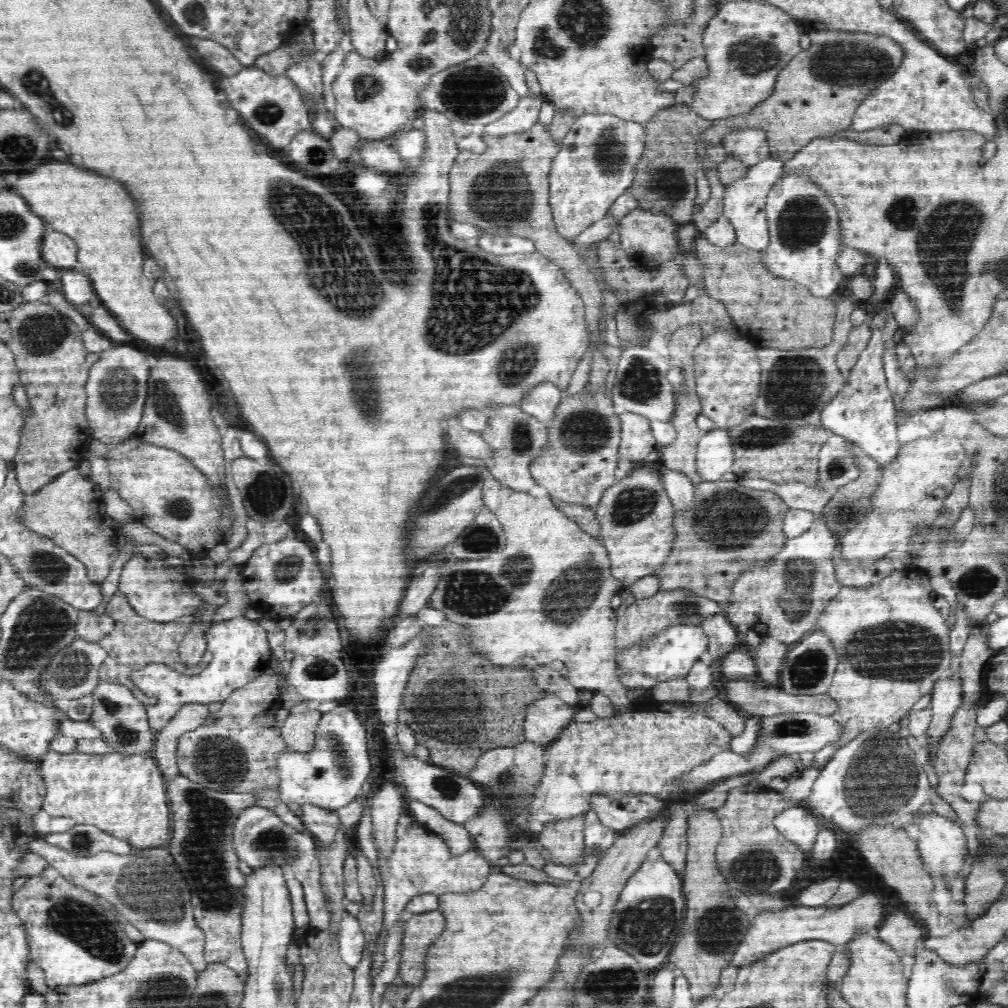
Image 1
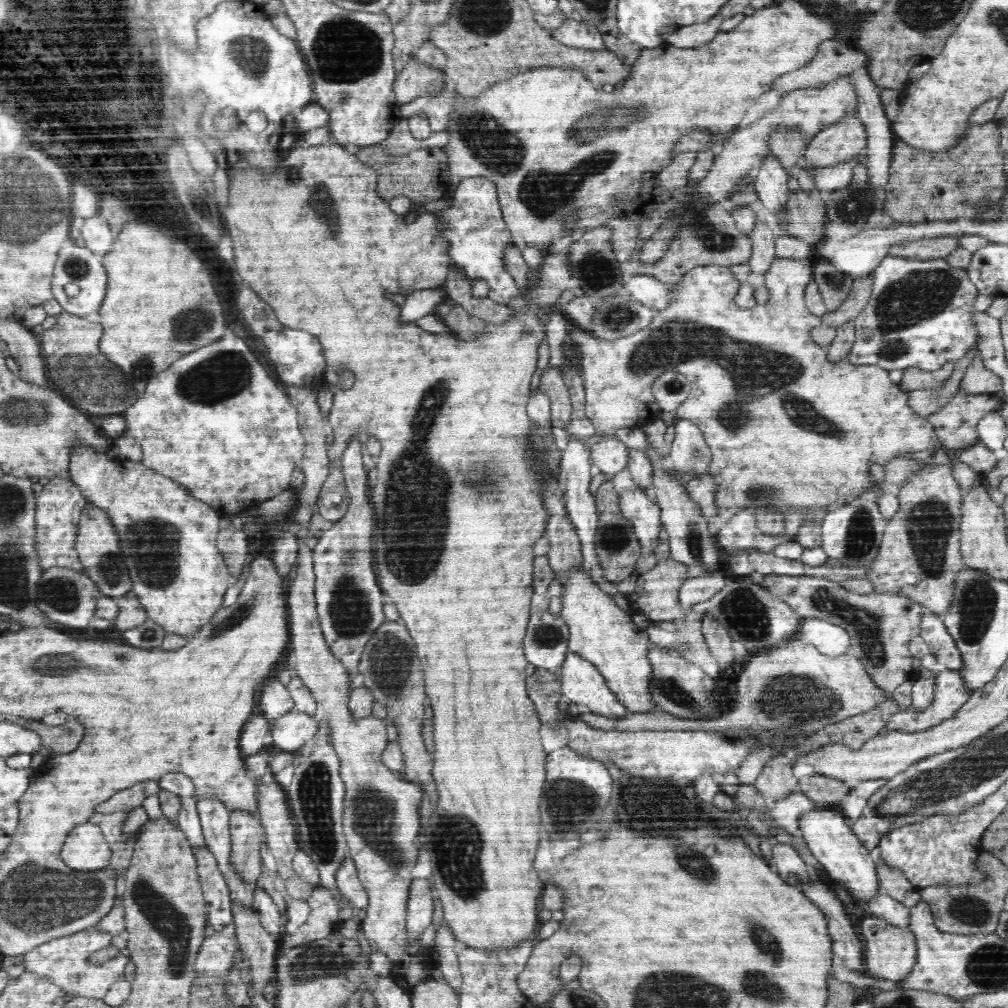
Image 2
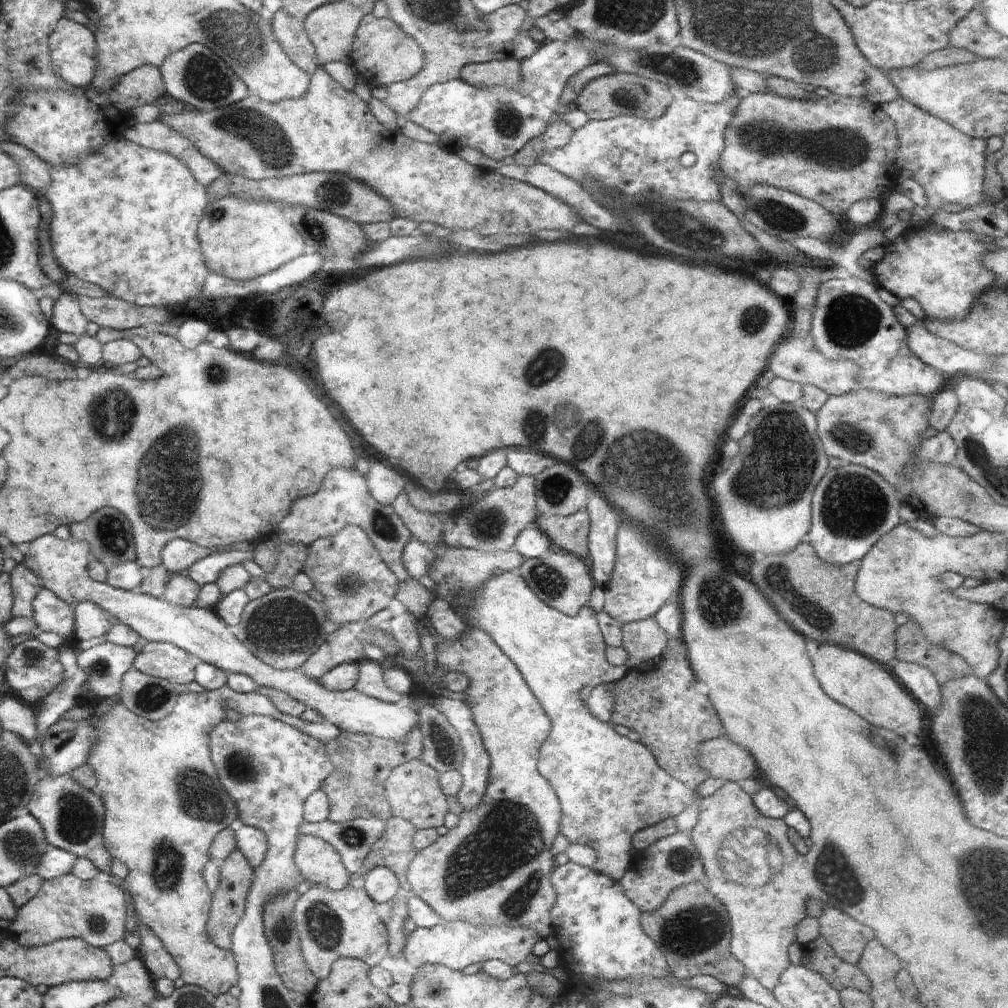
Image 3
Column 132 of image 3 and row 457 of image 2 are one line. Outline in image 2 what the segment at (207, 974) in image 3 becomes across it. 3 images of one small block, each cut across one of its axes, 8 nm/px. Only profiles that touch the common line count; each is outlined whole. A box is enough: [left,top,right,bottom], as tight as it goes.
[568,258,939,520]

